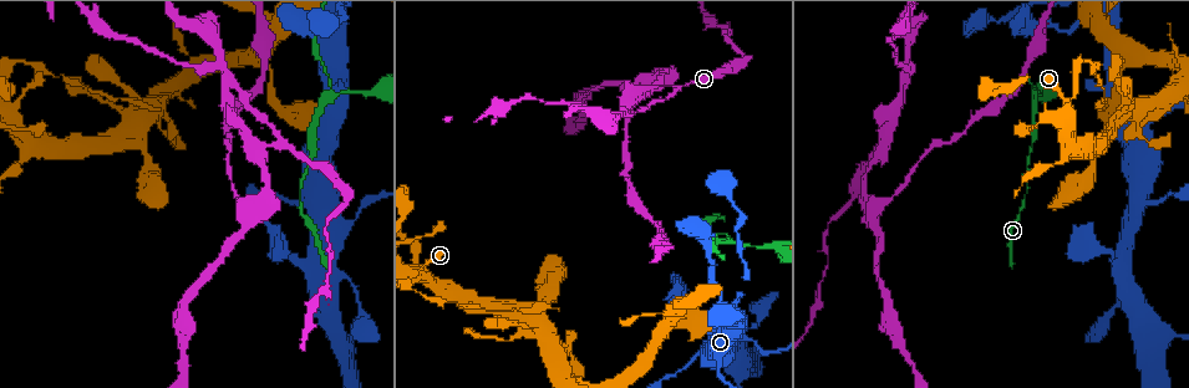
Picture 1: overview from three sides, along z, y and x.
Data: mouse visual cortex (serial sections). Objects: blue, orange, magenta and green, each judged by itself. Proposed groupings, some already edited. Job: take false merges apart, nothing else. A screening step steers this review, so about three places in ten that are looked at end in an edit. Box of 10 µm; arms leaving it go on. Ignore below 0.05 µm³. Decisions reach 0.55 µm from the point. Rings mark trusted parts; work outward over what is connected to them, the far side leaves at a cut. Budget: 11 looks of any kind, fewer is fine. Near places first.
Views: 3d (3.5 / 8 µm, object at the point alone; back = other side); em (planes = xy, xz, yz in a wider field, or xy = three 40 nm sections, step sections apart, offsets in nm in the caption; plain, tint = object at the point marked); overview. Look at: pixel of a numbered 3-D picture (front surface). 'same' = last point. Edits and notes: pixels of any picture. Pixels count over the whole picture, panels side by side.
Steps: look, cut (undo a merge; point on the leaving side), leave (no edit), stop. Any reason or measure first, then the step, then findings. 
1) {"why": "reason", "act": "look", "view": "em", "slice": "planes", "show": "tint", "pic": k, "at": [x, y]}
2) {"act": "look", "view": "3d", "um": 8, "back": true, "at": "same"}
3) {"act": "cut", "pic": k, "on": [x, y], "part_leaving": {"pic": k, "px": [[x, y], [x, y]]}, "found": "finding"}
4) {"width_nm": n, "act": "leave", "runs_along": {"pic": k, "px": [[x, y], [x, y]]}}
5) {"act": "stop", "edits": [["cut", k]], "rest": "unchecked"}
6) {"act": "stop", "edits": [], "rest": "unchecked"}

{"why": "looks like a crossing", "act": "look", "view": "3d", "um": 3.5, "pic": 1, "at": [1138, 206]}

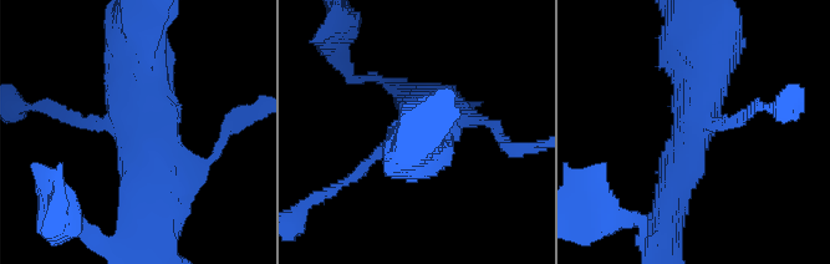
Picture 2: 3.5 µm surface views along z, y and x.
{"arms": 4, "arm_widths_nm": [150, 350, 500, 700], "why": "now the EM", "act": "look", "view": "em", "slice": "xy", "step": 5, "show": "tint", "pic": 2, "at": [693, 127]}

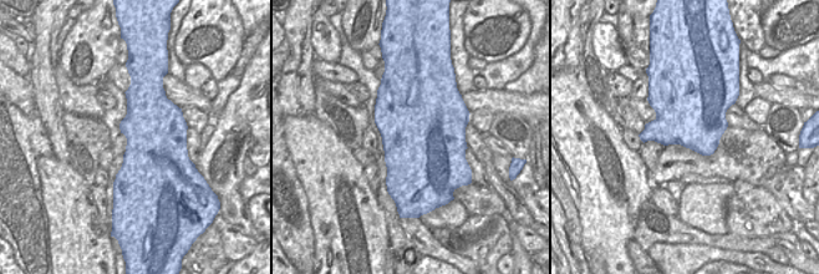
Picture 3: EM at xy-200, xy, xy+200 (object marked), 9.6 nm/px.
{"act": "leave", "runs_along": {"pic": 2, "px": [[697, 25], [703, 75], [675, 186]]}, "found": "one cell here"}

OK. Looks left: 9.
{"why": "a narrow waist", "act": "look", "view": "em", "slice": "xy", "step": 2, "show": "tint", "pic": 1, "at": [1028, 187]}

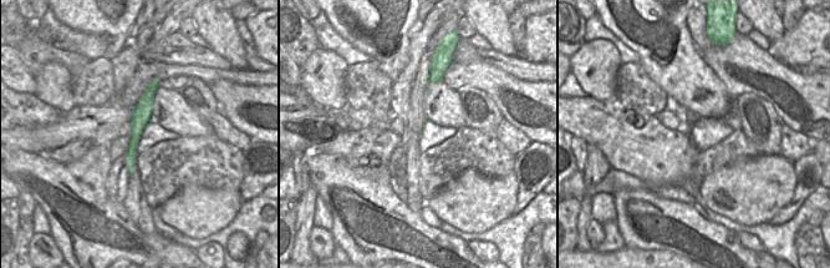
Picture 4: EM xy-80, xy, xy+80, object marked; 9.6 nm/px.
{"act": "look", "view": "3d", "um": 3.5, "at": "same"}

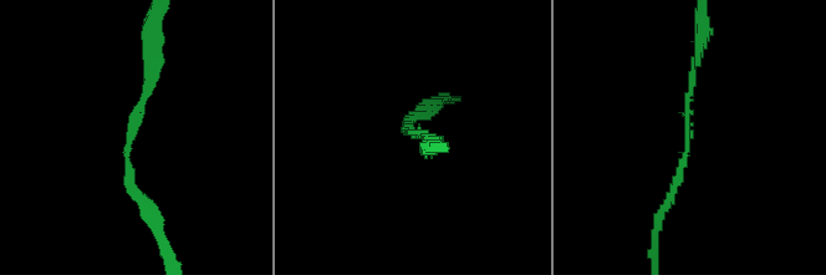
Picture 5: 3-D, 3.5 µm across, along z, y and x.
{"width_nm": 30, "act": "leave", "runs_along": {"pic": 5, "px": [[661, 210], [687, 153], [696, 62]]}, "found": "one cell here"}

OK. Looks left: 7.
{"why": "three arms meet", "act": "look", "view": "em", "slice": "xy", "step": 2, "show": "tint", "pic": 1, "at": [657, 88]}

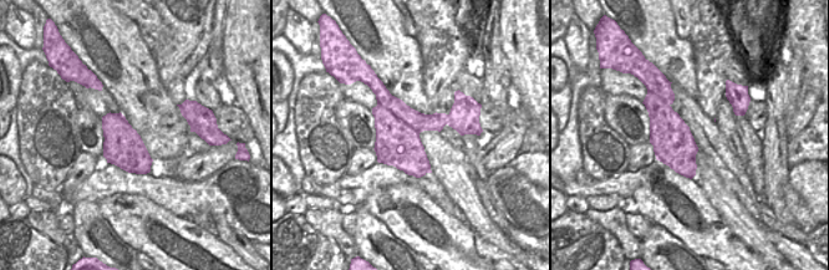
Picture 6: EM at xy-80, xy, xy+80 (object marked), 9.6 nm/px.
{"why": "wider look", "act": "look", "view": "3d", "um": 3.5, "at": "same"}

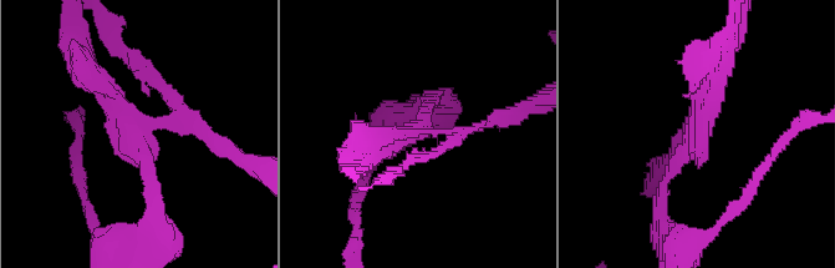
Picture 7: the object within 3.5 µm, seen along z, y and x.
{"arms": 3, "act": "cut", "pic": 7, "on": [703, 156], "part_leaving": {"pic": 7, "px": [[149, 129], [138, 147], [153, 236]]}, "found": "a second cell is stuck on"}

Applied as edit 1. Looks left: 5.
{"why": "three-way junction", "act": "look", "view": "3d", "um": 3.5, "pic": 1, "at": [1035, 97]}

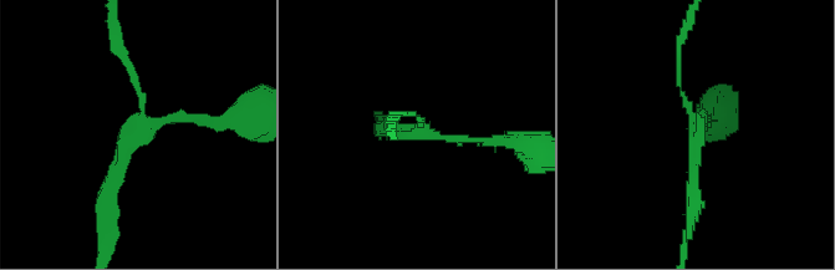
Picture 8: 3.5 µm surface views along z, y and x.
{"arms": 3, "act": "leave", "runs_along": {"pic": 8, "px": [[387, 128], [478, 142], [502, 138]]}, "found": "continuous, no second cell"}

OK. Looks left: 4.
{"act": "stop", "edits": [["cut", 7]], "rest": "unchecked"}

